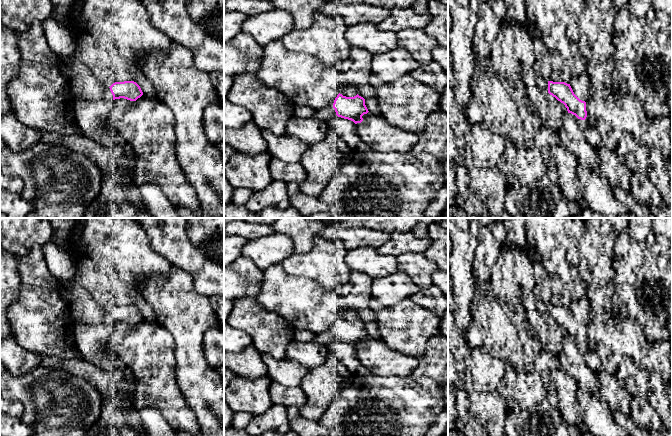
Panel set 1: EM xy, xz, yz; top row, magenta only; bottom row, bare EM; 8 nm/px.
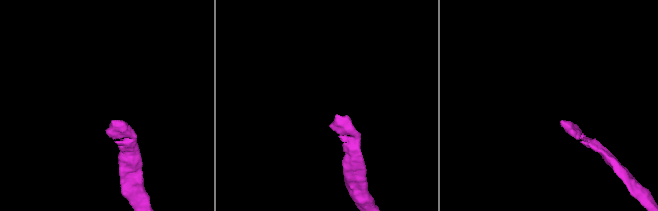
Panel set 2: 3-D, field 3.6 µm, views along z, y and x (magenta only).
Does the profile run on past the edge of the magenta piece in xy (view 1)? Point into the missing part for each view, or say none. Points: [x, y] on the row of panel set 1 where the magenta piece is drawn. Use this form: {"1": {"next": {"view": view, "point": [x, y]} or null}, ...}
{"1": {"next": {"view": "xy", "point": [82, 84]}}}

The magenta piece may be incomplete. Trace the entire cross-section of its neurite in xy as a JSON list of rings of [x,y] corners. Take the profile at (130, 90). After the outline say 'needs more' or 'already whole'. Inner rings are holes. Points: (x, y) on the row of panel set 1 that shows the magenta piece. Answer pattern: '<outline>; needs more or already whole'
[[[53,52],[51,59],[65,77],[74,100],[98,101],[124,98],[136,101],[143,95],[140,86],[134,81],[115,82],[110,87],[105,86],[74,57],[74,54],[70,57],[62,57]]]; needs more

